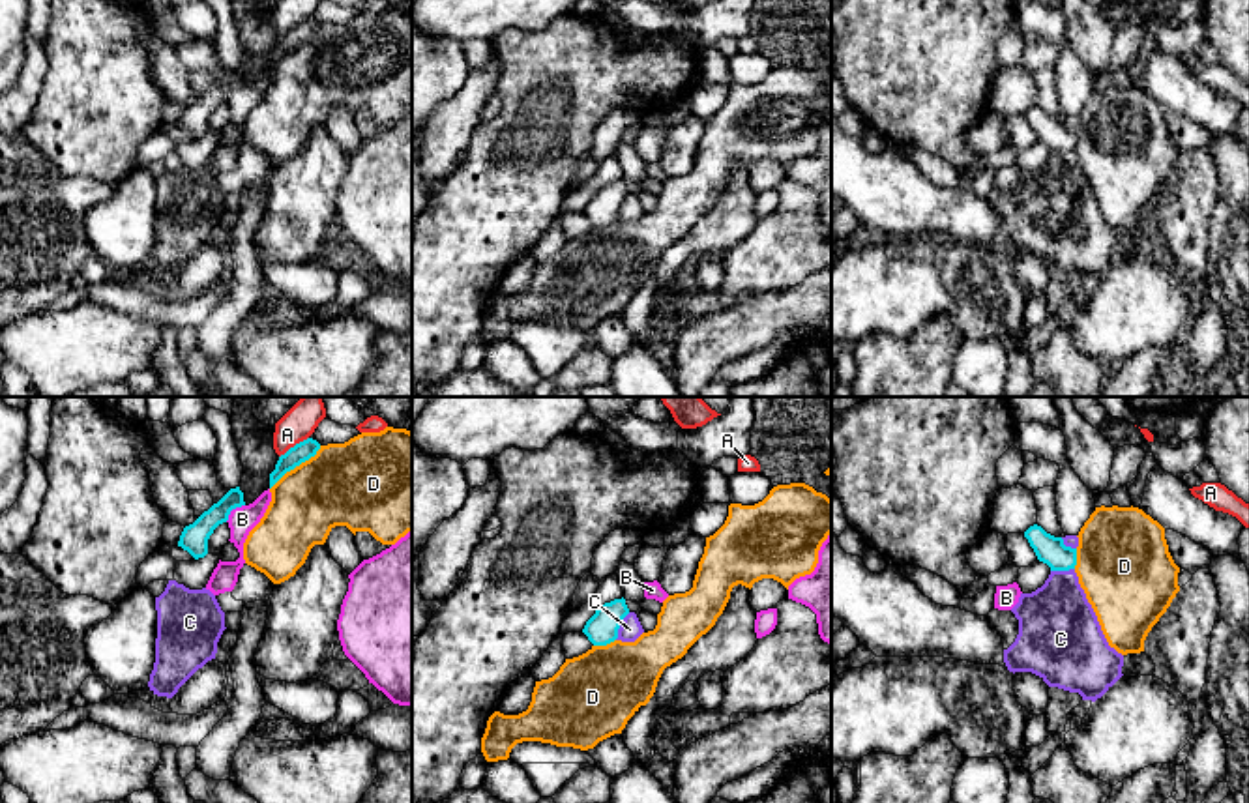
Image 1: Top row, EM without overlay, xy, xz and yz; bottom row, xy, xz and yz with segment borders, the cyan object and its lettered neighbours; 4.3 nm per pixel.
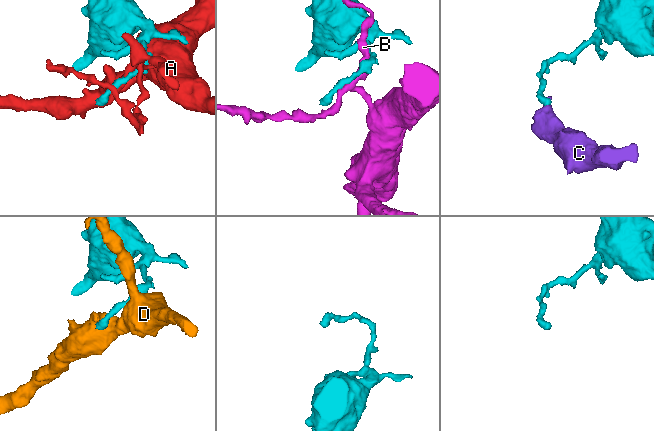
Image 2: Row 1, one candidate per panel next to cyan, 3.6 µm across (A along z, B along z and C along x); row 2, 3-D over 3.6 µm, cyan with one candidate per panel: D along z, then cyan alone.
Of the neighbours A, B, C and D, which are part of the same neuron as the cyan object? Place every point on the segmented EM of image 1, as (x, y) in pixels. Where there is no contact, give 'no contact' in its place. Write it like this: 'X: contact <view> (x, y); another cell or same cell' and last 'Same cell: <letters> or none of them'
A: contact xy (294, 446); another cell
B: contact xy (233, 508); another cell
C: contact xz (620, 624); another cell
D: contact xy (296, 465); another cell
Same cell: none of them

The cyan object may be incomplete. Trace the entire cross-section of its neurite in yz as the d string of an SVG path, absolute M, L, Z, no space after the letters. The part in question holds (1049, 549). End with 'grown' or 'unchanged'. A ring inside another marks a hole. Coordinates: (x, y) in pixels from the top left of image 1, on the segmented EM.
M1034 524L1024 532L1030 547L1039 562L1047 563L1051 571L1069 571L1077 565L1077 548L1065 547L1062 537L1047 533Z; unchanged

